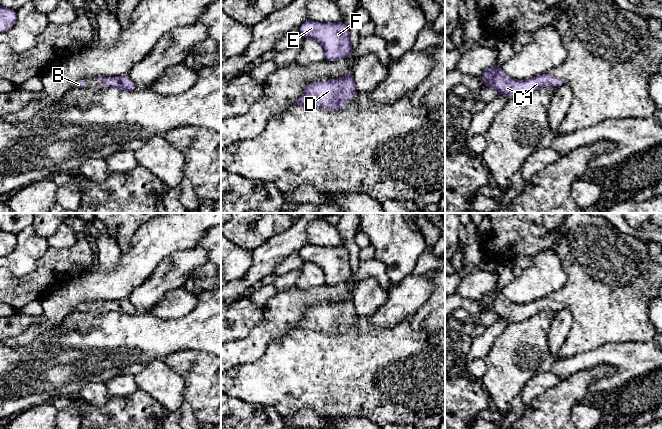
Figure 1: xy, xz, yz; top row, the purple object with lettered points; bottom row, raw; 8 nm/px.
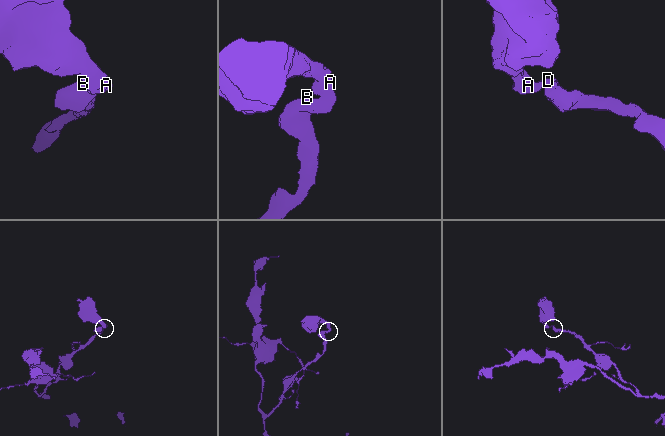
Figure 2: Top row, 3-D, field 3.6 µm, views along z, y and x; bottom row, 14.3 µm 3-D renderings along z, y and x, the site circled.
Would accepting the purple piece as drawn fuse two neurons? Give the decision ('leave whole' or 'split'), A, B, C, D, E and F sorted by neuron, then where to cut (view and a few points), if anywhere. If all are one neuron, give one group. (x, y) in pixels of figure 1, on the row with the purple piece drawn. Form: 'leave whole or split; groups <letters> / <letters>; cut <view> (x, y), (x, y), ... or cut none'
leave whole; groups A B C D E F; cut none

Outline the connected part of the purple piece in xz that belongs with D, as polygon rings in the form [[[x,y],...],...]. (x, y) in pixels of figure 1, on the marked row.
[[[349,73],[339,79],[307,84],[303,95],[294,102],[294,105],[339,110],[345,108],[349,103],[349,97],[356,93],[353,73]]]

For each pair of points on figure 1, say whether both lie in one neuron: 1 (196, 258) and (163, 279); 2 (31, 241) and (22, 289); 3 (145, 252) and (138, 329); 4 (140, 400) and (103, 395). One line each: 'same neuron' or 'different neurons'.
1: same neuron
2: different neurons
3: different neurons
4: different neurons

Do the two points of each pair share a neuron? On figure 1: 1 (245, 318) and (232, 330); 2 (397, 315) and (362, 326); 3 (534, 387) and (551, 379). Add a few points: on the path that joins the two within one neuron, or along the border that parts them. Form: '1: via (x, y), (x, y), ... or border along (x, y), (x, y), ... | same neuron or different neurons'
1: via (242, 320), (235, 327) | same neuron
2: via (388, 315), (371, 321) | same neuron
3: via (538, 384), (547, 380) | same neuron

